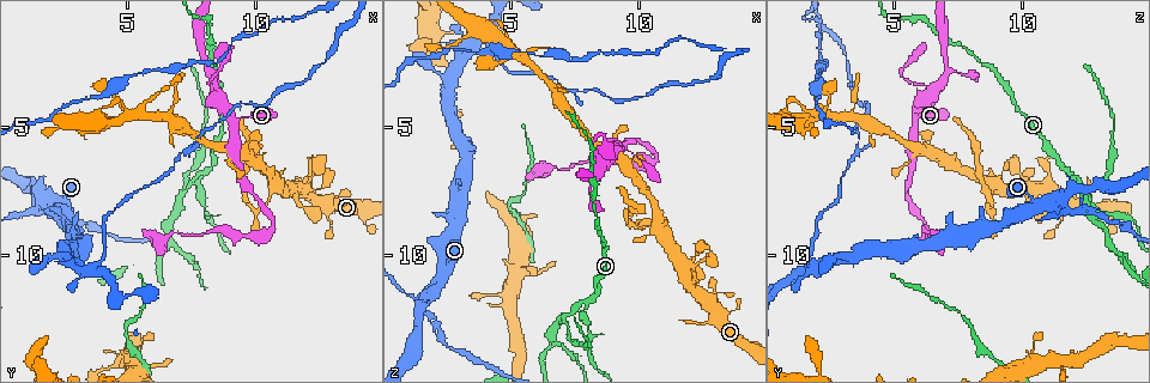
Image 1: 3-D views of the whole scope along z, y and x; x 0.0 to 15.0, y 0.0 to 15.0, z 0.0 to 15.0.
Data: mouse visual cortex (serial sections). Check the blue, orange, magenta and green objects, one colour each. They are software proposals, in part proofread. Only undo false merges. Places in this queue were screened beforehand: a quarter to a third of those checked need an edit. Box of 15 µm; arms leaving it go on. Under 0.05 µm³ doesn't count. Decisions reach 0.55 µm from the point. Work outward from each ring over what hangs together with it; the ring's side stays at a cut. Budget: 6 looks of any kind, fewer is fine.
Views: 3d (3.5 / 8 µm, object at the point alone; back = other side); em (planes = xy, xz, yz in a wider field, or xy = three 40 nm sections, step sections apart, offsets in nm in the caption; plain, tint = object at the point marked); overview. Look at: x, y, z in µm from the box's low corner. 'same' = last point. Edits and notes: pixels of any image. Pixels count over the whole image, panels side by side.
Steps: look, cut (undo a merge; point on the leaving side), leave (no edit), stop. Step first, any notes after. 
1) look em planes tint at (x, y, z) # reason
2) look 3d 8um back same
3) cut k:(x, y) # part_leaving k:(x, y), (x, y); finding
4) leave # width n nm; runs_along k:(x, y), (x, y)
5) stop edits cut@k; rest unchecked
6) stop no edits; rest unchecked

look 3d 3.5um at (10.7, 8.7, 6.1)

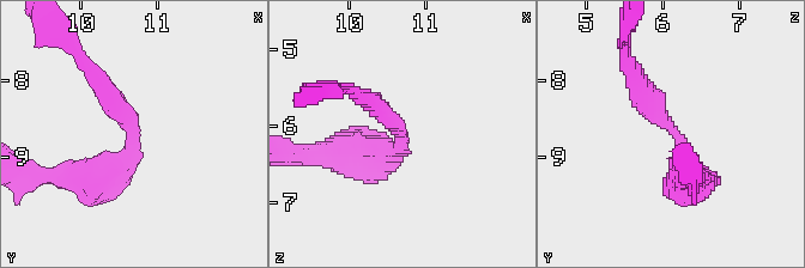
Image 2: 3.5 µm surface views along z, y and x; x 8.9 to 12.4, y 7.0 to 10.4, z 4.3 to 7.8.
look em xy step 1 tint at (10.65, 8.75, 6.25) # arm_widths 250, 450 nm

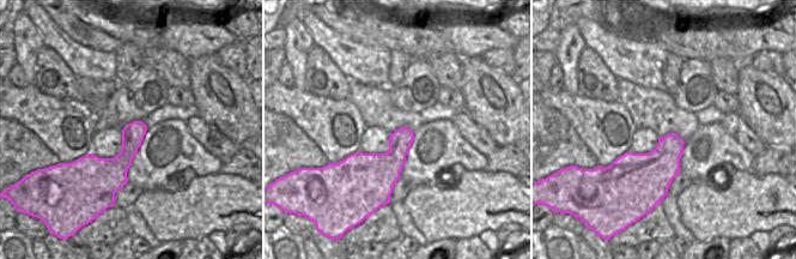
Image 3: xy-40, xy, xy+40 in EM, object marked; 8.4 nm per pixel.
look em planes tint same # cut it another way

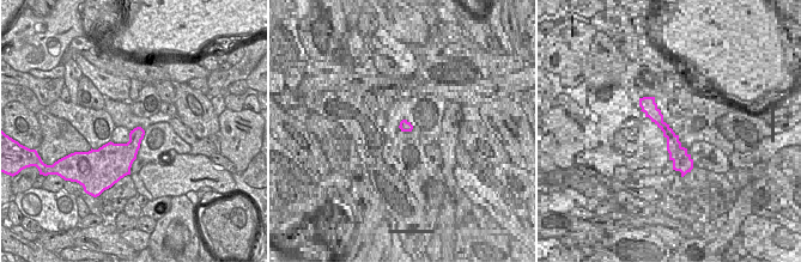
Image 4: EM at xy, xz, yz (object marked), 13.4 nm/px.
leave # runs_along 2:(634, 79), (679, 138), (685, 175); one cell here

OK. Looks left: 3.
look 3d 3.5um back at (3.7, 10.5, 1.7) # small branch off a trunk

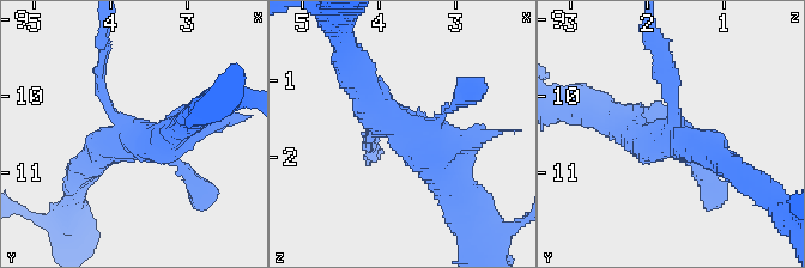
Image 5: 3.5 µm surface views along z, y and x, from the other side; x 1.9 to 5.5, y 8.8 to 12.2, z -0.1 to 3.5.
look em xy step 3 tint at (3.75, 10.50, 1.70) # shape alone is not enough

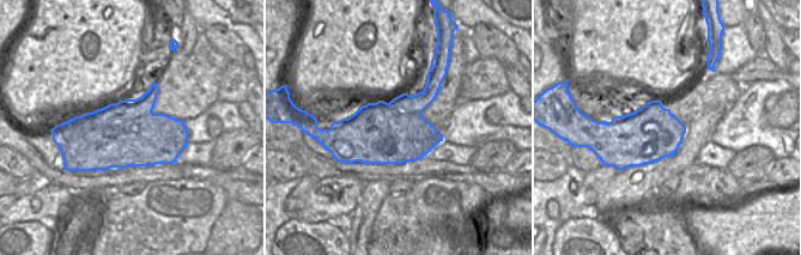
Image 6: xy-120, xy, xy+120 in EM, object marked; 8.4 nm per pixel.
cut 5:(670, 85) # border 6:(122, 101), (152, 113); two cells meet here

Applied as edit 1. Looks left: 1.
stop edits cut@5; rest unchecked

